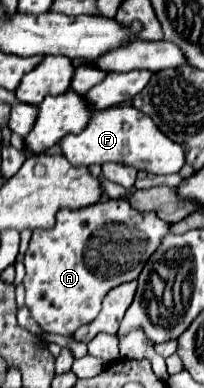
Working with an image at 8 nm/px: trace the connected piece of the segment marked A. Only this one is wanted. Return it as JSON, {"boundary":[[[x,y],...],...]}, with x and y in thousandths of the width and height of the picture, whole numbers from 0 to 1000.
{"boundary":[[[495,515],[475,531],[426,531],[407,541],[309,536],[279,546],[279,577],[250,593],[162,593],[162,613],[123,649],[123,789],[152,799],[152,814],[191,845],[230,861],[348,866],[387,840],[436,835],[475,820],[495,799],[505,763],[603,732],[672,722],[730,660],[770,644],[789,613],[828,603],[819,572],[760,552],[691,552],[632,531],[623,515]]]}

